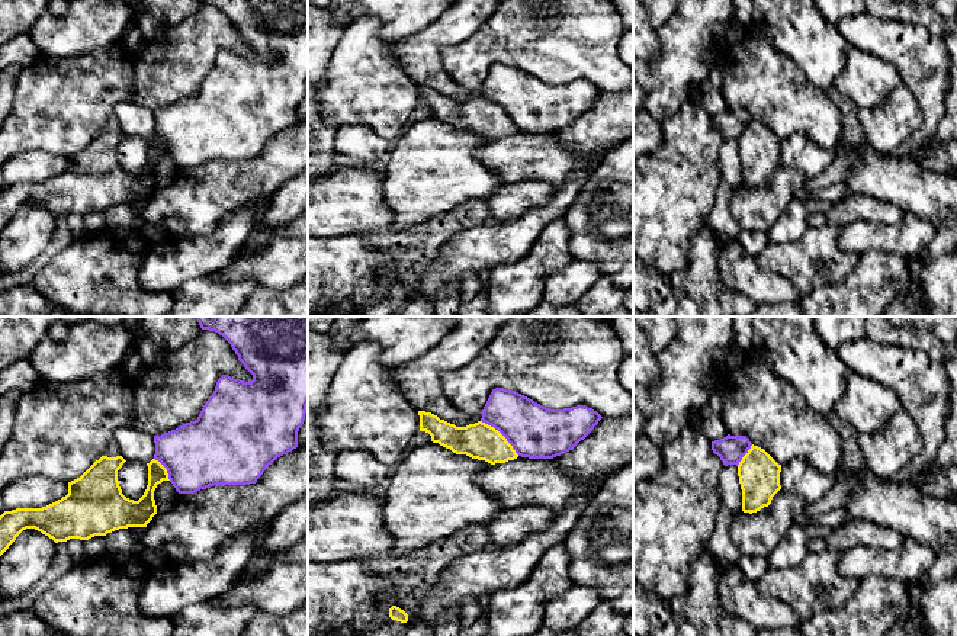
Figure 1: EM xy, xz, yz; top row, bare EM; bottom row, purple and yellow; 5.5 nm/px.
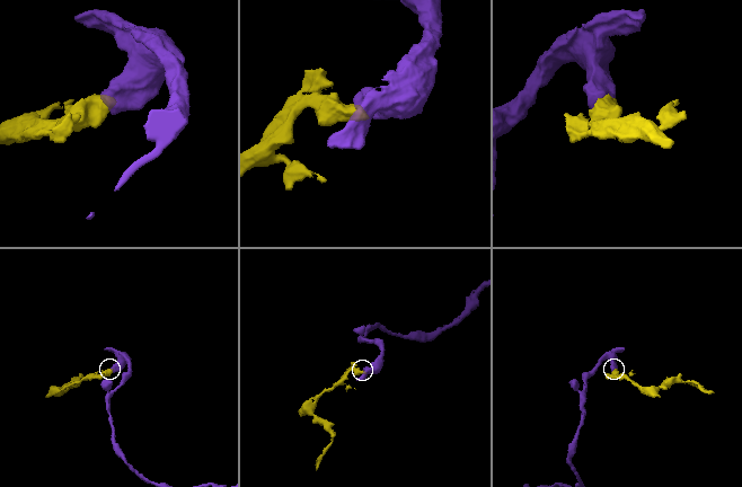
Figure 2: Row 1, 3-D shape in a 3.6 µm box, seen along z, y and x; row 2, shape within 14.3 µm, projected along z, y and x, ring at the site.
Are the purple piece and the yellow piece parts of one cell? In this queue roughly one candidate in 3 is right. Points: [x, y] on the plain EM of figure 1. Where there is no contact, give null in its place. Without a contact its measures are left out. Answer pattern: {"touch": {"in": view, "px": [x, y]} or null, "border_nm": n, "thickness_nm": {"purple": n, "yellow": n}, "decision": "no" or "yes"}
{"touch": {"in": "xz", "px": [501, 108]}, "border_nm": 300, "thickness_nm": {"purple": 300, "yellow": 200}, "decision": "no"}

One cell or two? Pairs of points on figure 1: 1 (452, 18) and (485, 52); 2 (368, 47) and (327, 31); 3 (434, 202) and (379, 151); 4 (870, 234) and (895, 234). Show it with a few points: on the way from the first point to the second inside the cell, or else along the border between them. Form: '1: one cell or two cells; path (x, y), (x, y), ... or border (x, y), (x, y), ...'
1: two cells; border (491, 15), (475, 31)
2: two cells; border (347, 25), (327, 67)
3: two cells; border (391, 150), (385, 157)
4: one cell; path (876, 234), (889, 234)

